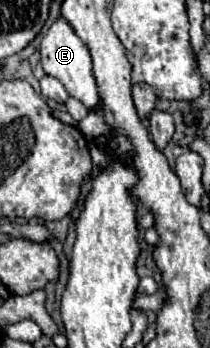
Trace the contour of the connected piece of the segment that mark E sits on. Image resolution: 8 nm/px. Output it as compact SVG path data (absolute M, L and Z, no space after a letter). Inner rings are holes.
M58 17L46 37L42 37L40 43L40 53L42 53L42 67L48 75L56 77L68 91L68 95L80 99L88 109L98 105L98 89L96 89L96 79L92 75L92 59L90 59L90 51L86 49L86 43L74 33L74 29L70 27L70 23L64 17Z

